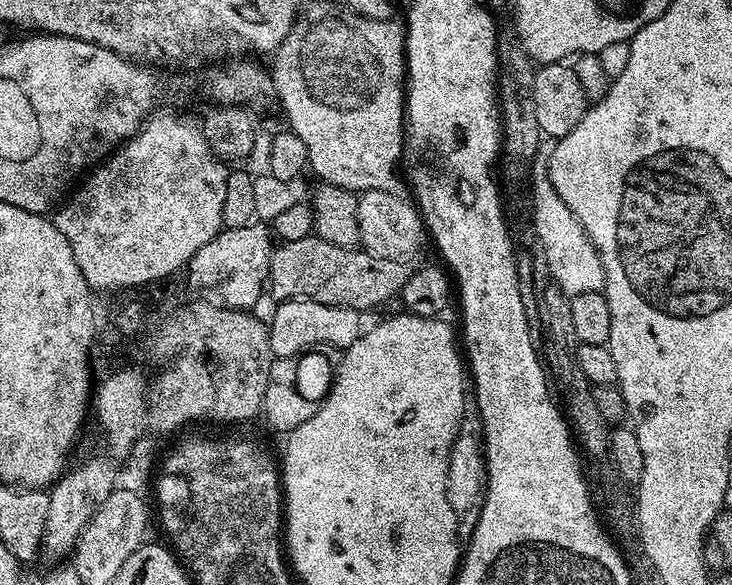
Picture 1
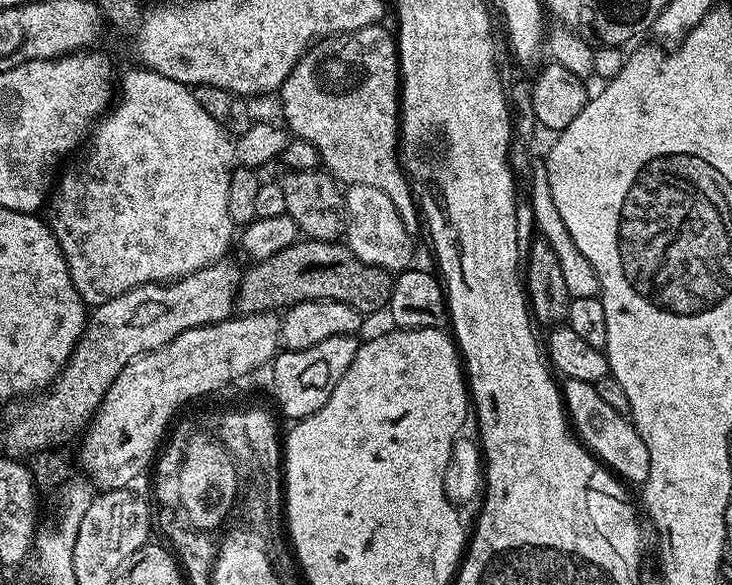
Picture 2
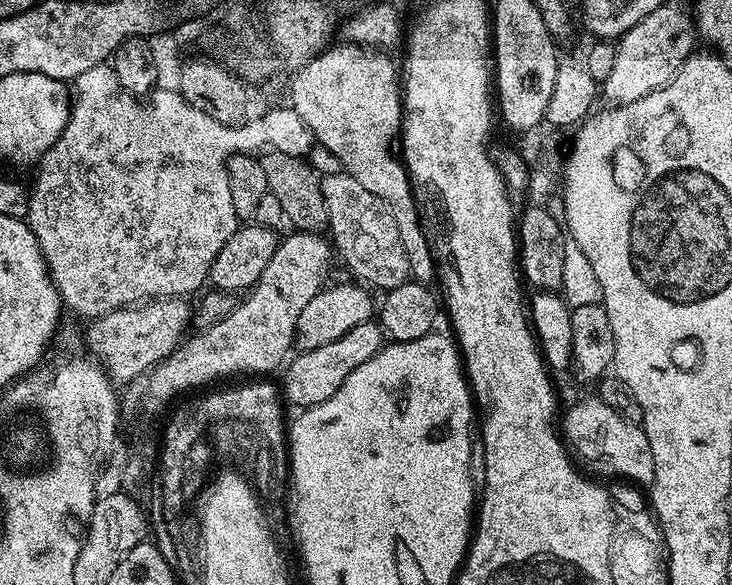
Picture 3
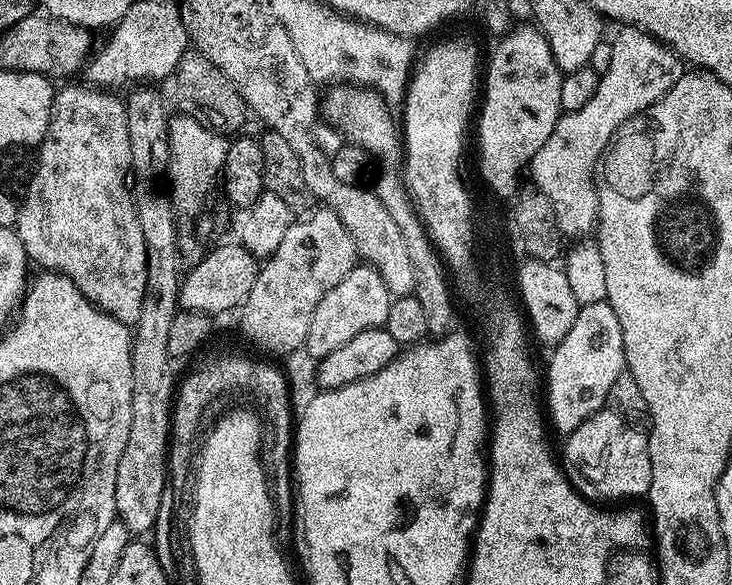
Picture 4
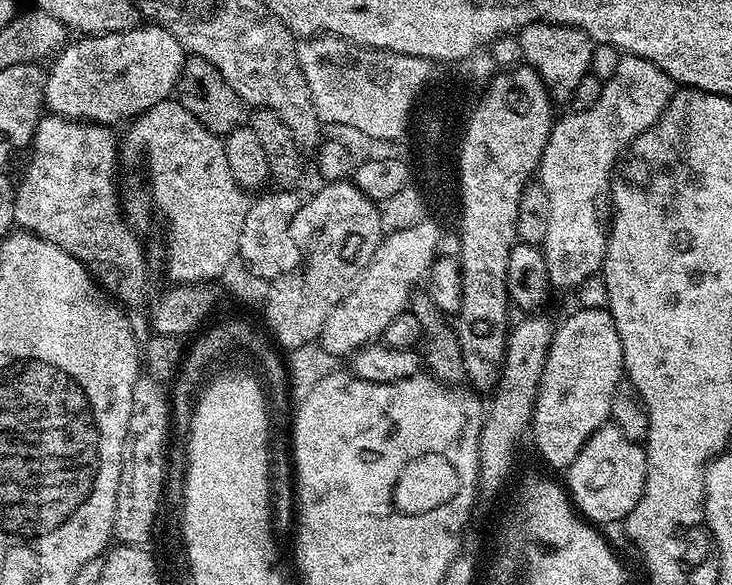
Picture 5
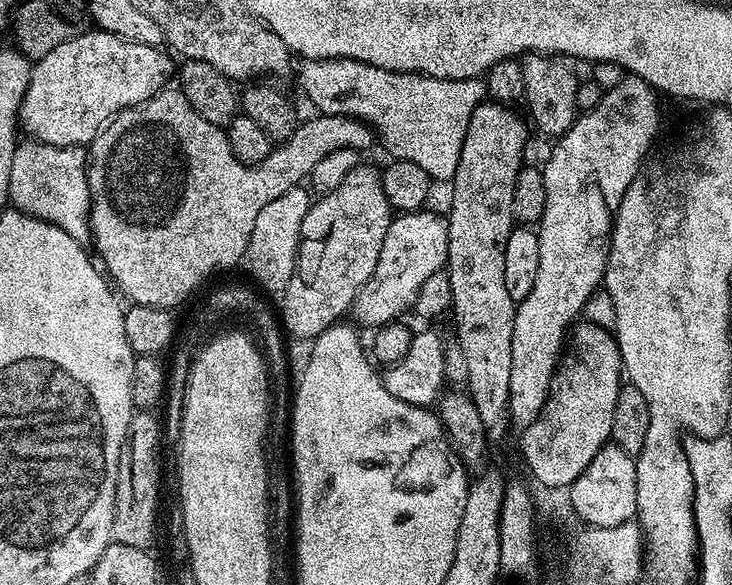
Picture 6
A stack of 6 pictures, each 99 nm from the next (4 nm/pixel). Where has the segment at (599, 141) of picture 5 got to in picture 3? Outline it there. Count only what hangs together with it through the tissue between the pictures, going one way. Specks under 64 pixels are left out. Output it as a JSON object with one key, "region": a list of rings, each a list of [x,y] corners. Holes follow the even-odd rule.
{"region":[[[672,2],[658,6],[658,10],[654,10],[654,14],[646,14],[646,18],[642,18],[642,22],[638,22],[636,26],[630,26],[630,30],[626,30],[626,34],[619,37],[614,54],[614,67],[610,69],[610,78],[606,78],[602,82],[603,99],[605,96],[608,99],[607,103],[615,106],[632,102],[654,90],[658,90],[679,70],[682,62],[686,62],[686,58],[692,55],[697,44],[698,33],[693,13],[689,9],[687,12],[682,5],[672,4]]]}

